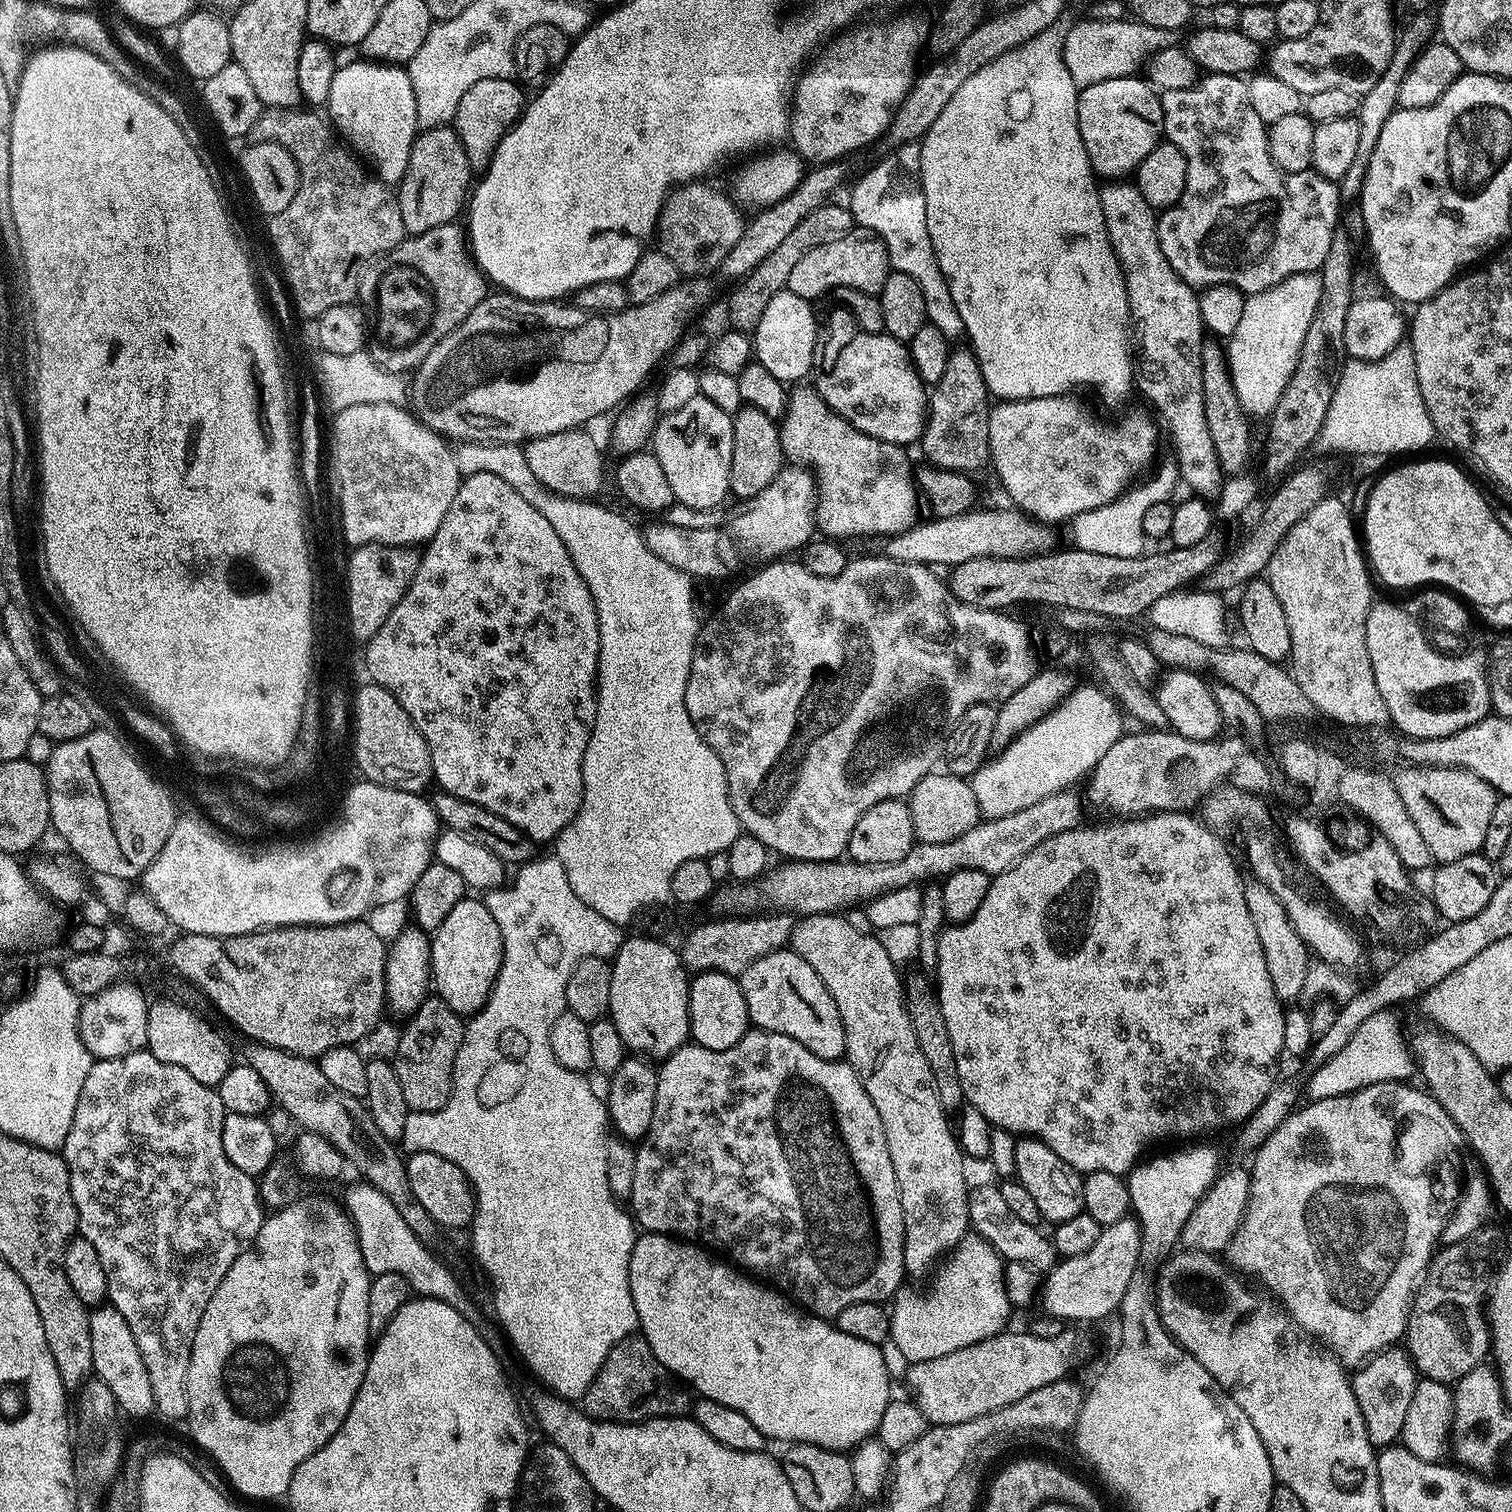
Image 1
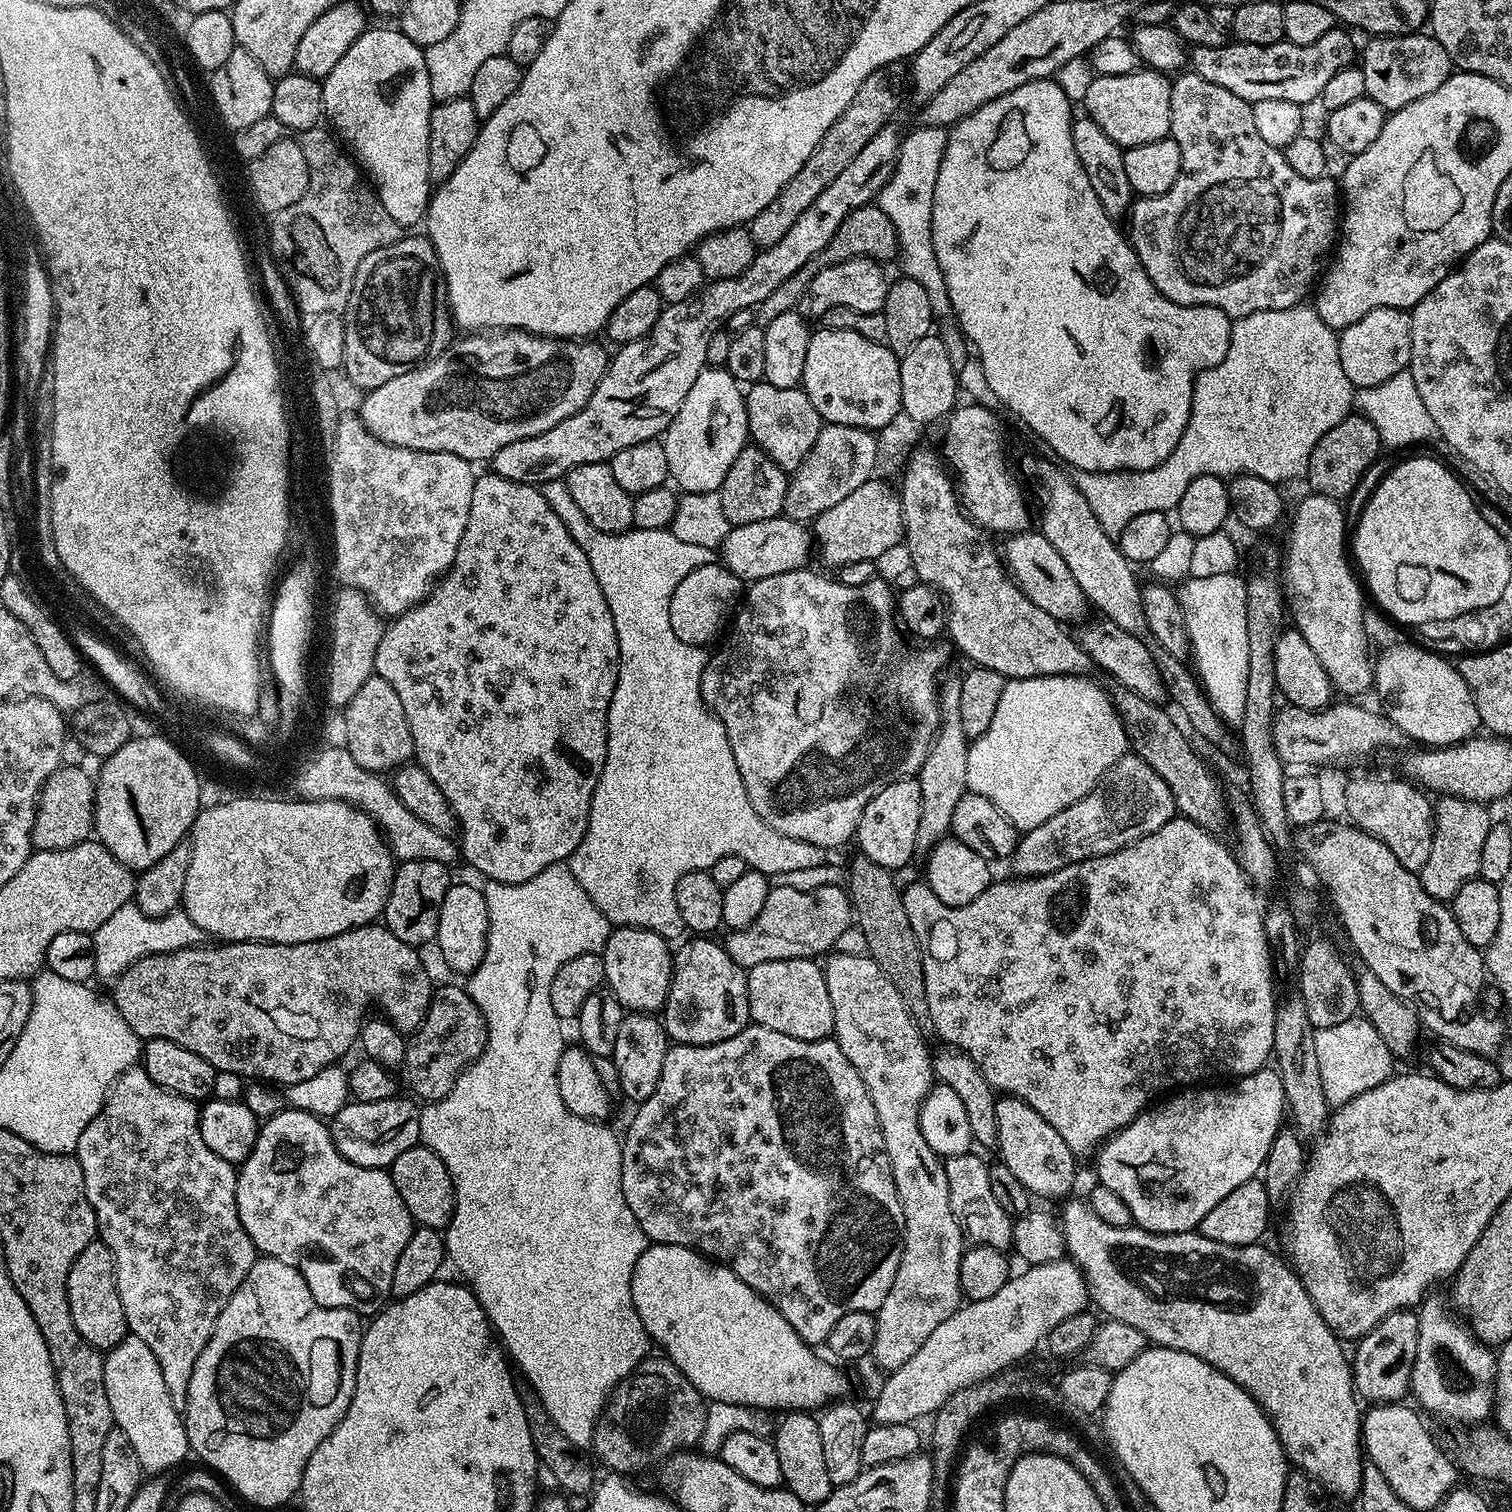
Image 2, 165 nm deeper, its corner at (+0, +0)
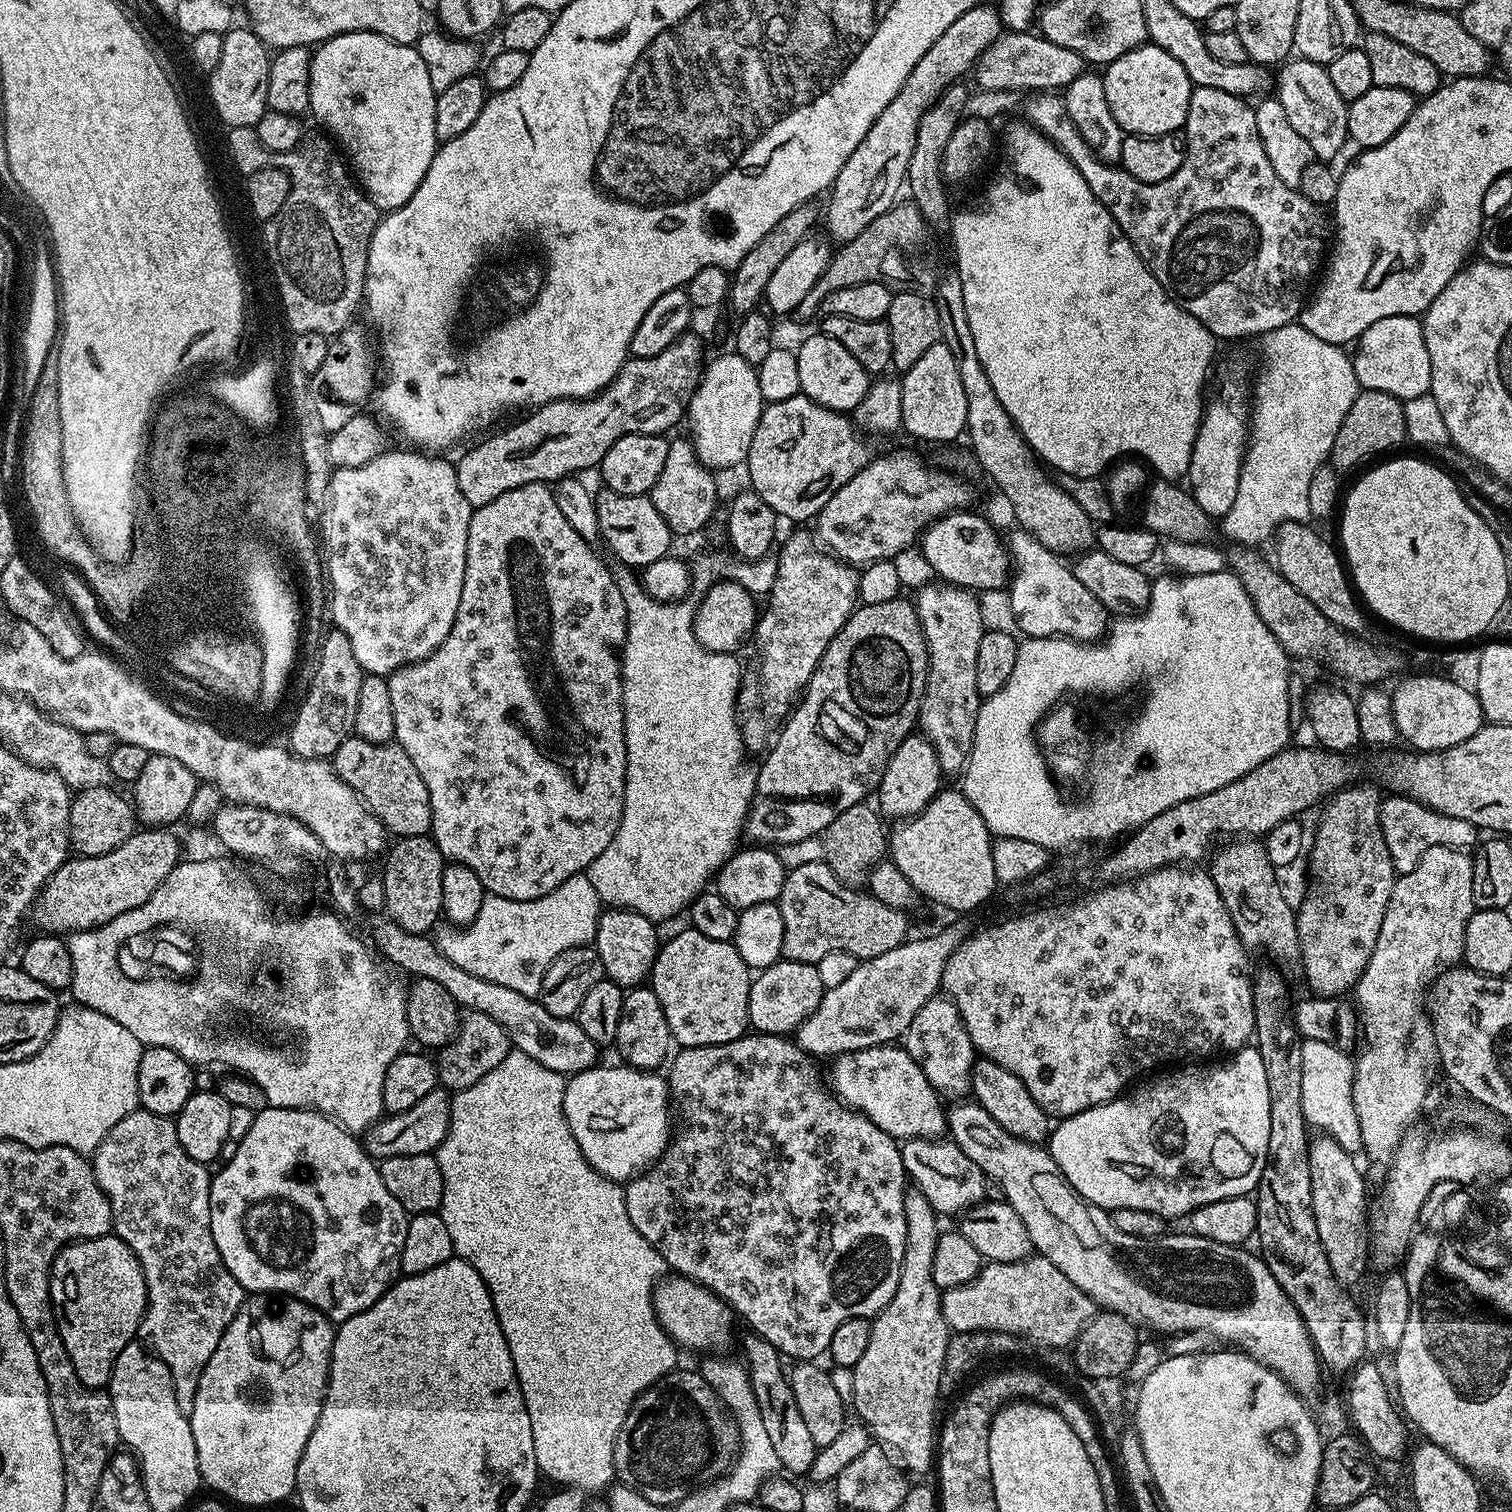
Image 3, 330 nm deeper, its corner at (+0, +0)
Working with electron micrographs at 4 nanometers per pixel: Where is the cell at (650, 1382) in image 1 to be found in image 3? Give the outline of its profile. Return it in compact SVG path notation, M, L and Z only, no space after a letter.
M677 1370L669 1372L658 1383L641 1392L626 1414L622 1430L618 1430L618 1438L614 1442L615 1479L641 1492L650 1502L677 1504L701 1486L721 1479L733 1467L739 1451L740 1432L736 1428L736 1421L726 1414L706 1378L702 1378L696 1370Z

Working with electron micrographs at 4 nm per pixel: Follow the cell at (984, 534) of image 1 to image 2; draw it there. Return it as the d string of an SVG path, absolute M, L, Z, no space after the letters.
M781 514L770 518L766 522L750 522L749 524L738 524L732 526L727 538L722 545L722 564L732 571L744 582L770 578L774 574L786 574L794 572L797 568L805 567L809 562L808 555L814 552L814 536L808 532L803 523L799 520L789 520L787 516Z

